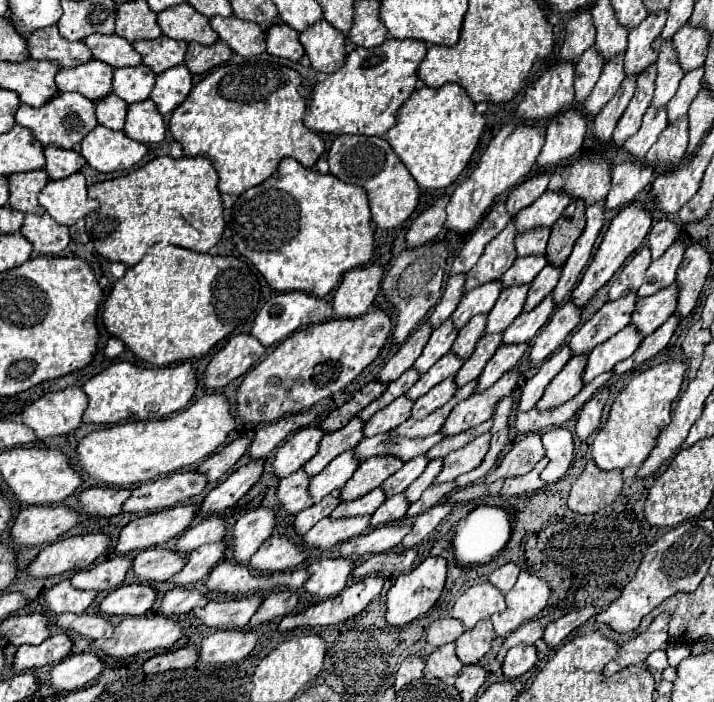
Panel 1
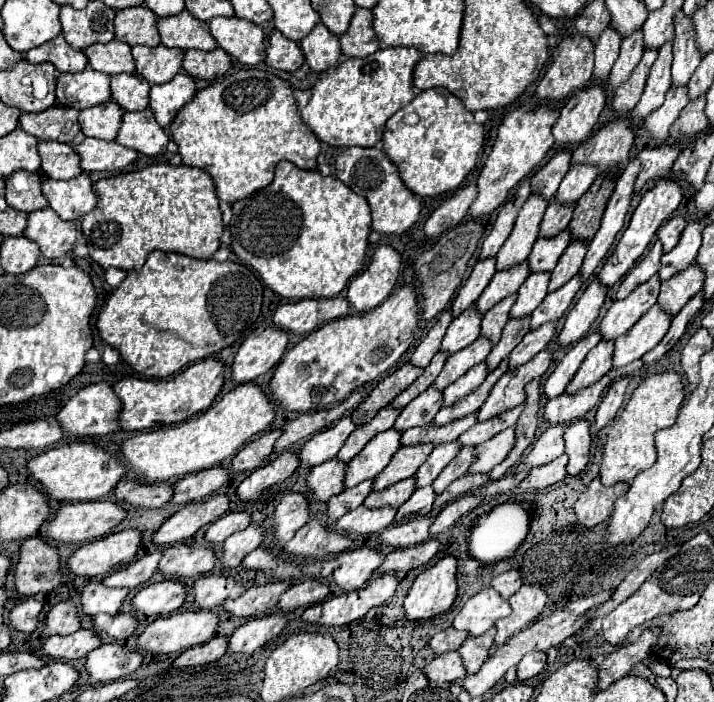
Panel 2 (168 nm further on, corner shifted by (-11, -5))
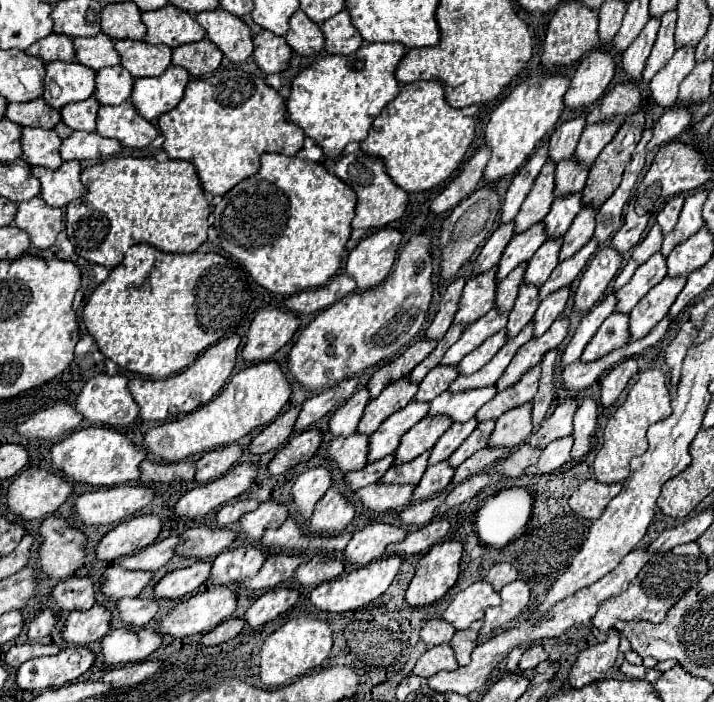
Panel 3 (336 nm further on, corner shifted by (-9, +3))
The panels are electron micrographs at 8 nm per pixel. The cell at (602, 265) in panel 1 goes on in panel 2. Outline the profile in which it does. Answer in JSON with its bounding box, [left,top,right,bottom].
[599,177,683,287]

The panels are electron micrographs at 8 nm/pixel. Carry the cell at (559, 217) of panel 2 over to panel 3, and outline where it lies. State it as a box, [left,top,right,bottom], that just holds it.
[555,159,589,199]

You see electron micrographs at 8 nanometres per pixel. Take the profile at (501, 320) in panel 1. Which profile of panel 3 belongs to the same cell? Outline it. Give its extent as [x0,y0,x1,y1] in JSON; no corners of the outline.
[523,239,561,287]

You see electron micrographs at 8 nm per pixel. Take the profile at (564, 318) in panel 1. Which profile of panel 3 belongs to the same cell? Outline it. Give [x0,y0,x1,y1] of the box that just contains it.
[573,247,621,313]

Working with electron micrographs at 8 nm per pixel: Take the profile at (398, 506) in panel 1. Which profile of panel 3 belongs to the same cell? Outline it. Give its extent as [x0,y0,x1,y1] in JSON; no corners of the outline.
[411,461,455,501]

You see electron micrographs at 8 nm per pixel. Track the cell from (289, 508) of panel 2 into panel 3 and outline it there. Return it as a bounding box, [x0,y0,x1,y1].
[291,469,331,521]

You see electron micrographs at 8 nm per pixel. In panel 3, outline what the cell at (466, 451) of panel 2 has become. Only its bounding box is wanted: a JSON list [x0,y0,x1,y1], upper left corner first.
[449,421,495,469]

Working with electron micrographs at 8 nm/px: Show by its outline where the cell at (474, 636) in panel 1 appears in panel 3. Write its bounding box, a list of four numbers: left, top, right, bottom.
[451,621,483,665]

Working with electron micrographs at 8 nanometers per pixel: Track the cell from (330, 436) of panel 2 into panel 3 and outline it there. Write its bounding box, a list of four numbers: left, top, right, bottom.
[329,387,369,437]

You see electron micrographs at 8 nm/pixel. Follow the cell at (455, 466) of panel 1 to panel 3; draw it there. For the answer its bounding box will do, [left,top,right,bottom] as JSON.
[487,403,533,447]

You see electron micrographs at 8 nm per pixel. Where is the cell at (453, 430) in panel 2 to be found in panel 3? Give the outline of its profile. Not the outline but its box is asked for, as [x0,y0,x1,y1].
[429,387,495,423]

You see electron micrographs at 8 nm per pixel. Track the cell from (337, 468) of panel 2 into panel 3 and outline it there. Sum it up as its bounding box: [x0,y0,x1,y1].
[329,435,367,473]

